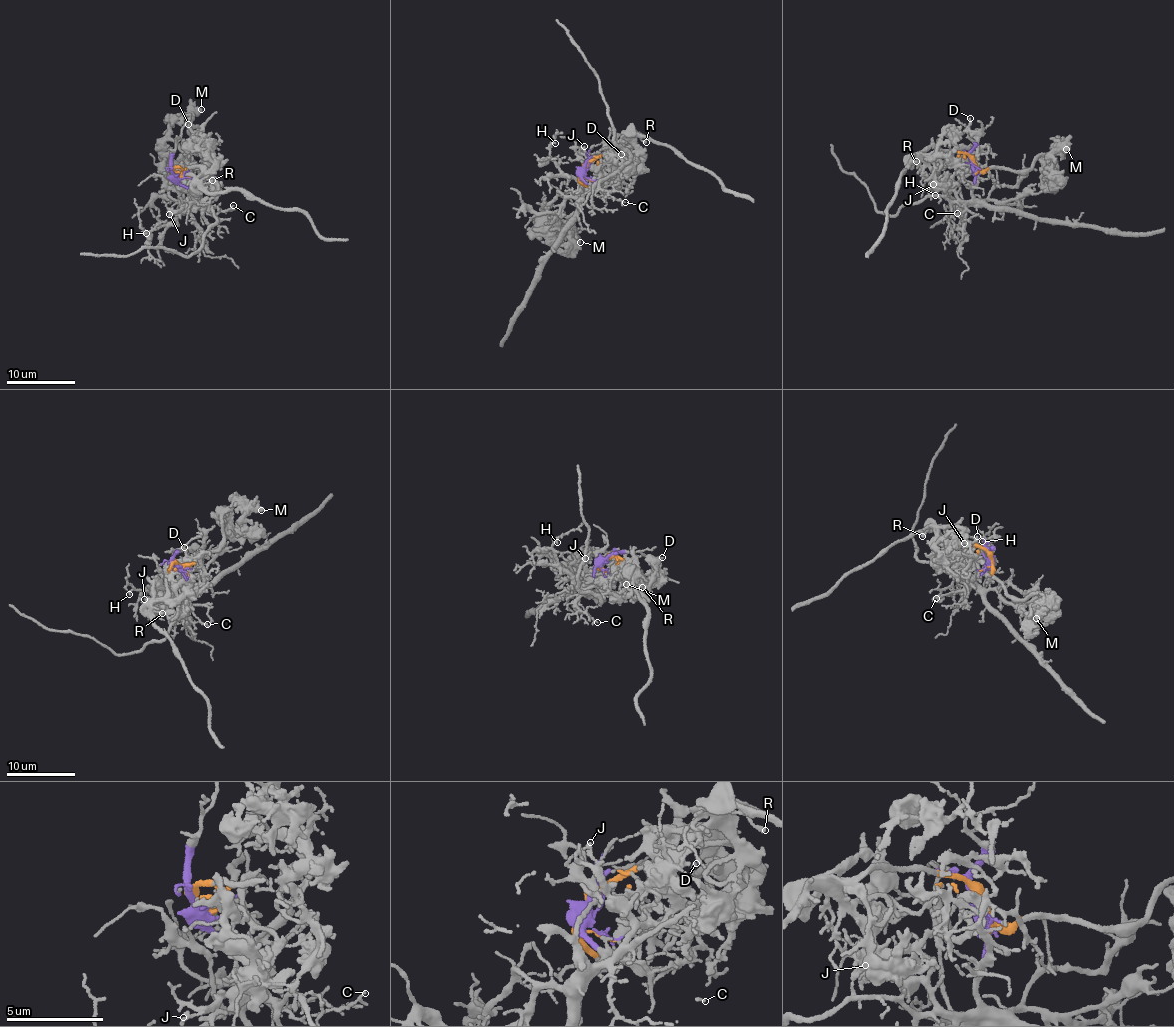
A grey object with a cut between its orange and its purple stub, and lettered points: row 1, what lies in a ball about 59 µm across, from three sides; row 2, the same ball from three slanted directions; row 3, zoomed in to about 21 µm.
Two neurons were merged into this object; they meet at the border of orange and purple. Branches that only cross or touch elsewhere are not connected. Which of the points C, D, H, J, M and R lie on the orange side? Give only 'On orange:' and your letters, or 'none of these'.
On orange: D, M, R

